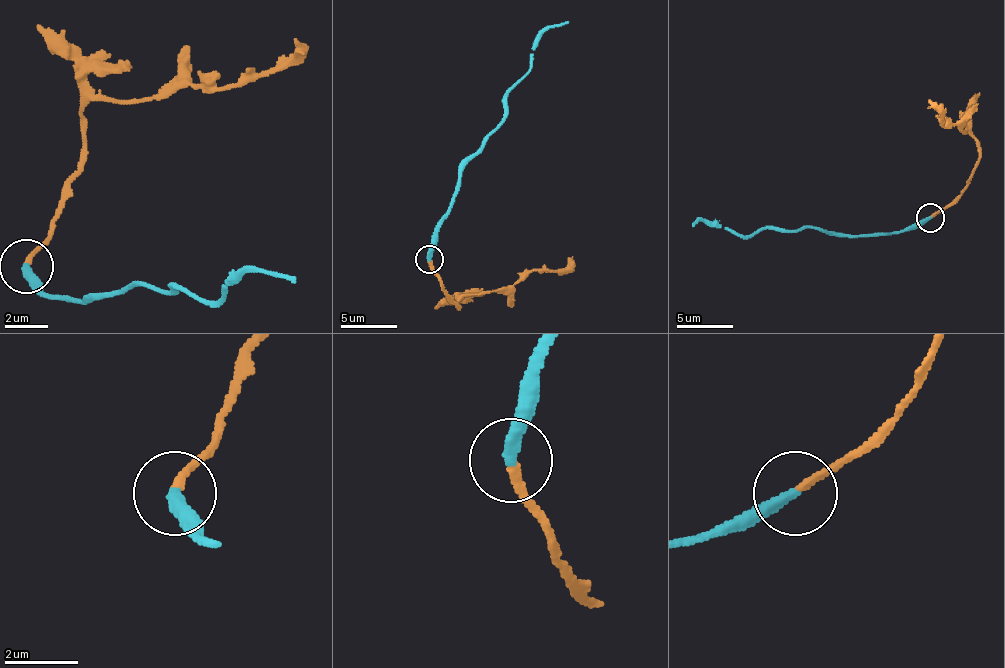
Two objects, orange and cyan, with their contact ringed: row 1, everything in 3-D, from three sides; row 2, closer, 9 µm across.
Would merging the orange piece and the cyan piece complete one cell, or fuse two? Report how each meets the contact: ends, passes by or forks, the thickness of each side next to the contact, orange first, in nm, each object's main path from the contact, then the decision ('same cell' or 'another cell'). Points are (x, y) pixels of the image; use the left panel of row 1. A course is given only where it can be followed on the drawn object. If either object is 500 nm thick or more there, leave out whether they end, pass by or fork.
orange ends | cyan ends | 200/340 nm | orange via (27, 265), (27, 254), (65, 205), (82, 161), (82, 129), (93, 102), (228, 85), (304, 53) | cyan via (27, 265), (49, 297), (87, 303), (152, 286), (174, 286), (217, 303), (234, 281), (250, 270), (294, 281) | same cell

